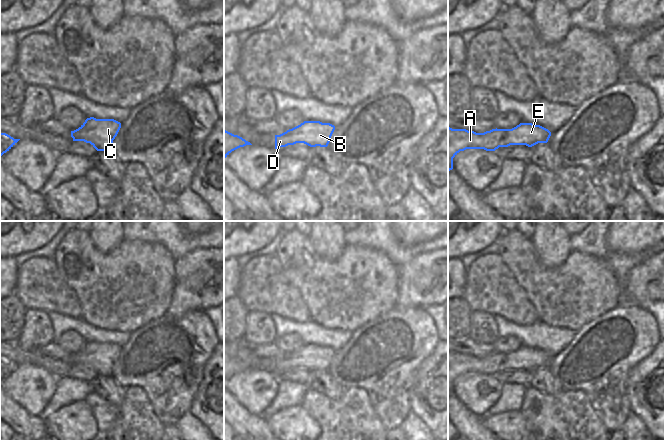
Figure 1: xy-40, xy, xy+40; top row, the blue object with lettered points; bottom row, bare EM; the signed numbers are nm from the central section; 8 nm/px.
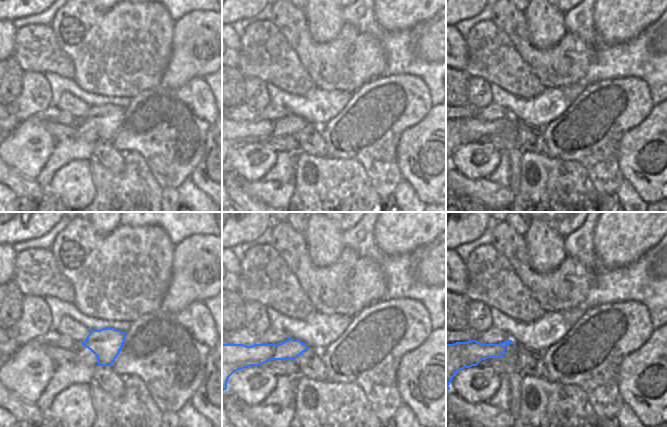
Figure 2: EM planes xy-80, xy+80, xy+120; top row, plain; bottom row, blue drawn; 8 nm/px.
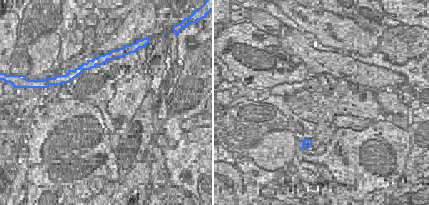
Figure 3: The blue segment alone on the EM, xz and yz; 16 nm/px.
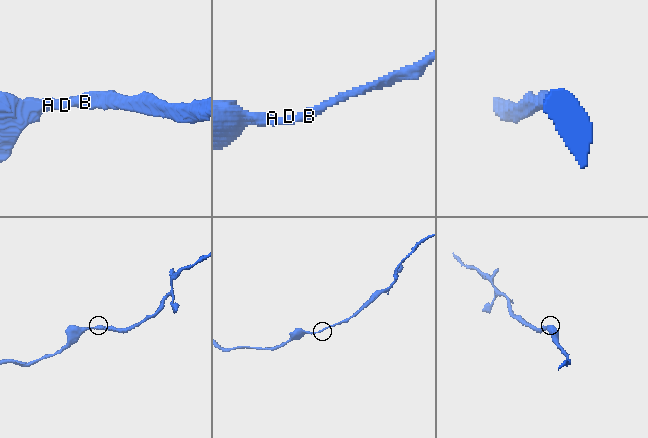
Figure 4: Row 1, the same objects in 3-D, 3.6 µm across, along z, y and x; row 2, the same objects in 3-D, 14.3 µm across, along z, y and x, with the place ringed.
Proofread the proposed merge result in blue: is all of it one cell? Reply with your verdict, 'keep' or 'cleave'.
keep

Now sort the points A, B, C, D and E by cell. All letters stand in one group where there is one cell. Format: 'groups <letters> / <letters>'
groups A B C D E

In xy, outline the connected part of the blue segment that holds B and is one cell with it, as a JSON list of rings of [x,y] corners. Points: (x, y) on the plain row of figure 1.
[[[304,345],[280,359],[275,359],[275,373],[296,367],[304,367],[310,371],[327,371],[334,354],[335,350],[330,347]]]

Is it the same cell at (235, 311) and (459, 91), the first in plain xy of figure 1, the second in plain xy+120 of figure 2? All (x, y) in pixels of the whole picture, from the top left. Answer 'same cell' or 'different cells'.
same cell

